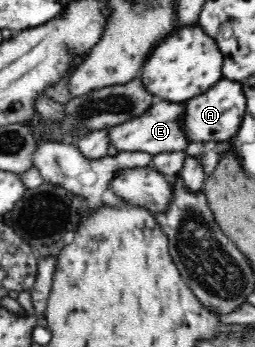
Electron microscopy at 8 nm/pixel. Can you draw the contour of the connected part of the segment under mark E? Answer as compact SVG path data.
M157 100L145 114L137 118L129 118L123 124L109 126L109 145L113 145L118 151L146 152L150 155L161 152L183 151L190 143L183 131L183 112L185 105L178 102Z

